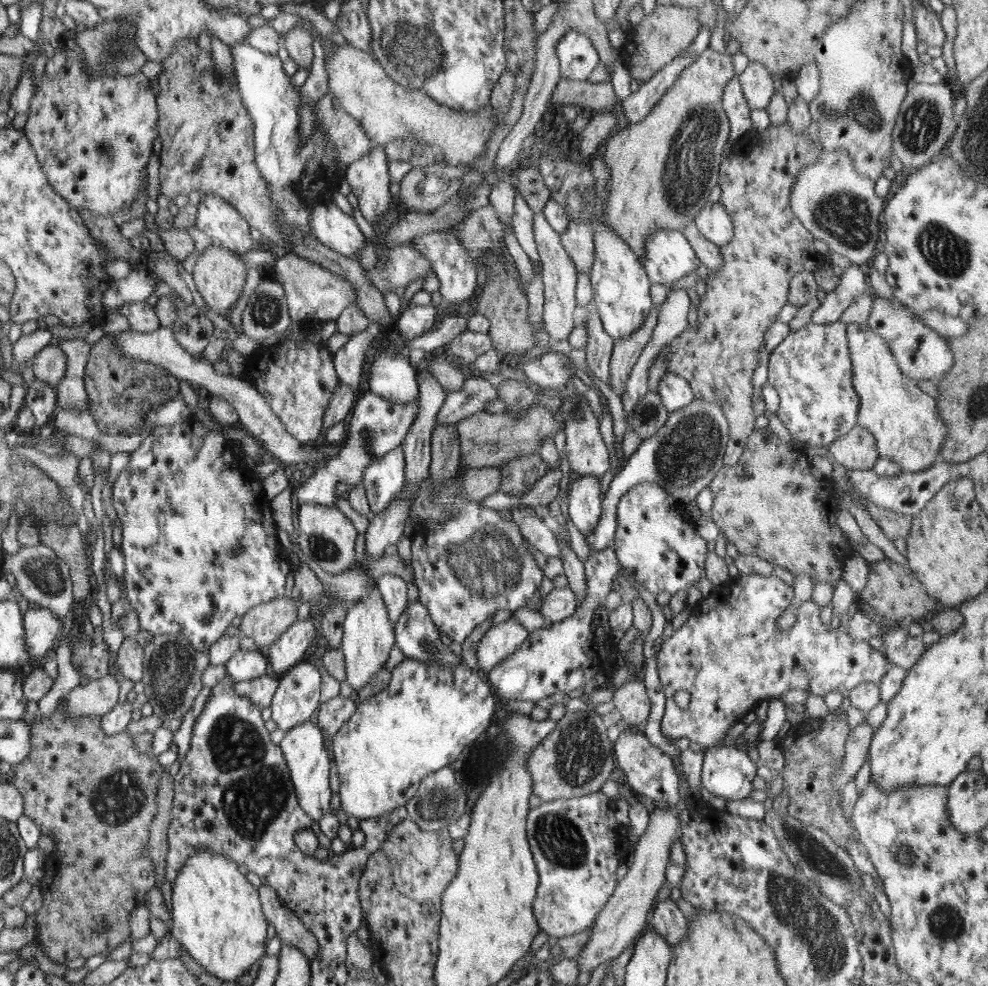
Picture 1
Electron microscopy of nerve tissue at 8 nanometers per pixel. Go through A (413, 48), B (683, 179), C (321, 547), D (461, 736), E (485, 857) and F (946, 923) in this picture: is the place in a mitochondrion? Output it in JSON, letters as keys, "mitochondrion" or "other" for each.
{"A":"mitochondrion","B":"mitochondrion","C":"mitochondrion","D":"other","E":"other","F":"mitochondrion"}

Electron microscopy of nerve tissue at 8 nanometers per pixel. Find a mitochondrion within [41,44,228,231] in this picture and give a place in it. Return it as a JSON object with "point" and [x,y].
{"point":[106,148]}

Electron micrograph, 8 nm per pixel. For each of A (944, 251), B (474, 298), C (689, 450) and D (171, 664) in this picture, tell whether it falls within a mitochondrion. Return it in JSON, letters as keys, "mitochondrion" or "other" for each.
{"A":"mitochondrion","B":"other","C":"mitochondrion","D":"mitochondrion"}

